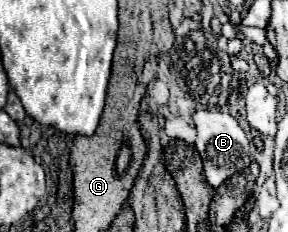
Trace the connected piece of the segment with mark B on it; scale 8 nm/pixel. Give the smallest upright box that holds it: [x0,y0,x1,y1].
[194,110,250,188]

